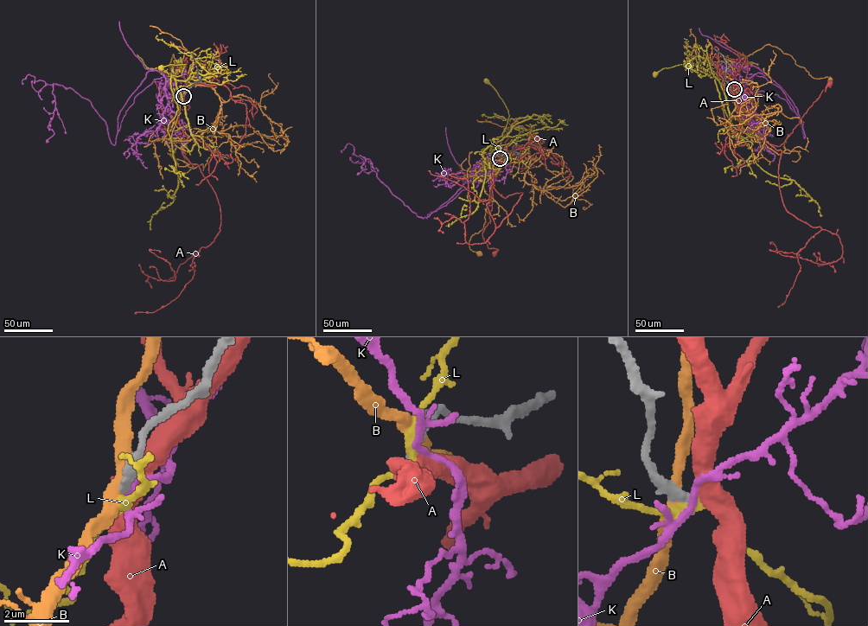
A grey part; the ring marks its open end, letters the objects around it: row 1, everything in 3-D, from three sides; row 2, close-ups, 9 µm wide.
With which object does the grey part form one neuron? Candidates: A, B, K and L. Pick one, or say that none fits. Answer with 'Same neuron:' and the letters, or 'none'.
Same neuron: none

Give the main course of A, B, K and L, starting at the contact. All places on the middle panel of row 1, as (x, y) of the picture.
A: (500, 158), (492, 162), (495, 168), (491, 184), (492, 209), (482, 233), (488, 247), (498, 250), (494, 253)
B: (500, 157), (507, 158), (501, 162), (494, 182), (483, 228), (472, 235), (469, 242), (470, 249), (480, 253)
K: (500, 157), (497, 165), (481, 160), (475, 173), (426, 218), (392, 194), (368, 158), (357, 174)
L: (500, 157), (501, 149), (491, 142), (502, 136), (509, 117), (507, 110), (486, 80)

